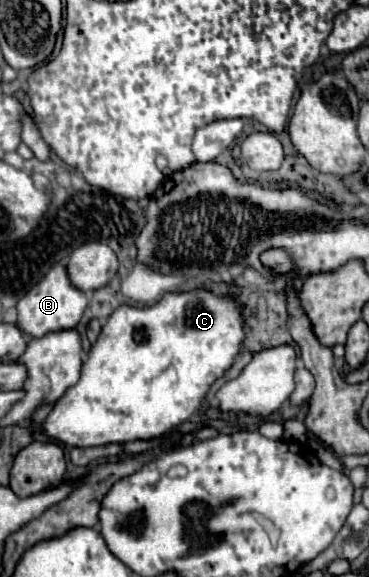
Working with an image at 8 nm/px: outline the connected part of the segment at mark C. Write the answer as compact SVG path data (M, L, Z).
M196 289L196 291L188 291L188 293L166 293L156 305L152 307L128 307L122 305L118 307L110 319L106 321L106 325L102 327L96 343L92 343L88 357L82 363L82 377L76 385L72 385L52 407L52 411L48 413L48 417L42 423L44 435L48 435L50 439L56 439L68 447L104 447L108 443L126 443L126 441L136 441L136 439L154 439L160 437L164 433L170 433L176 425L188 421L200 407L204 395L208 393L210 385L216 381L216 377L222 377L224 371L232 365L232 361L238 357L240 353L240 343L244 339L244 323L240 319L238 313L238 305L234 303L232 297L216 297L214 293L206 291L206 289Z

